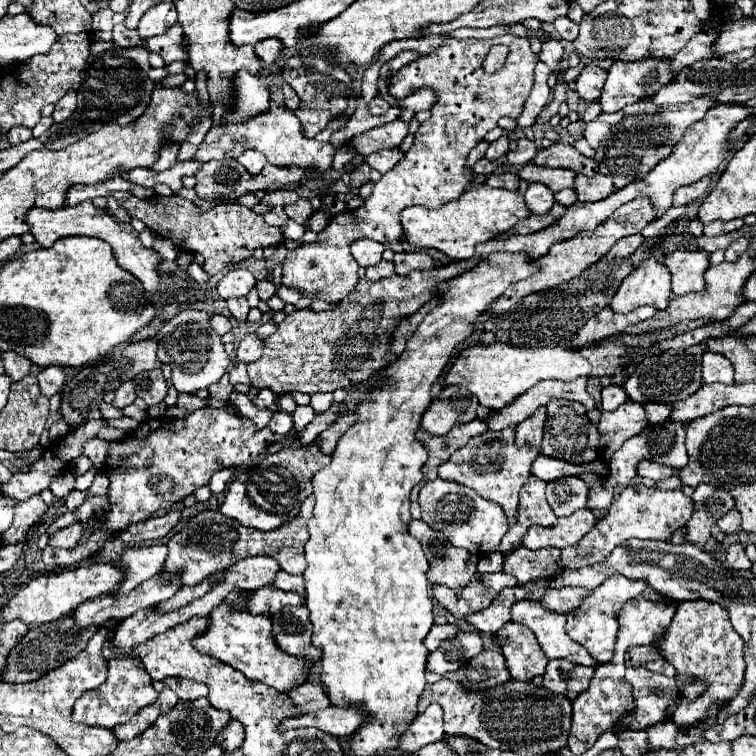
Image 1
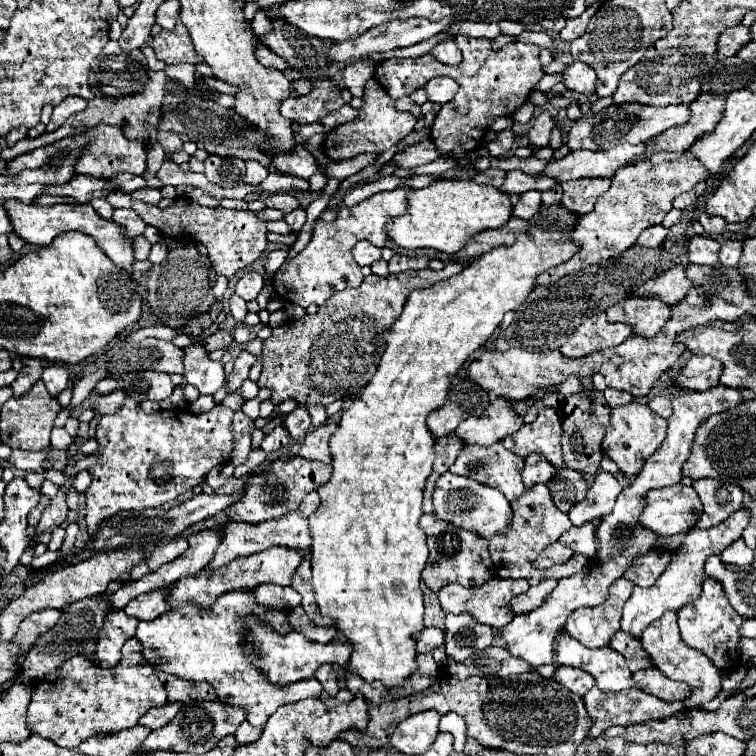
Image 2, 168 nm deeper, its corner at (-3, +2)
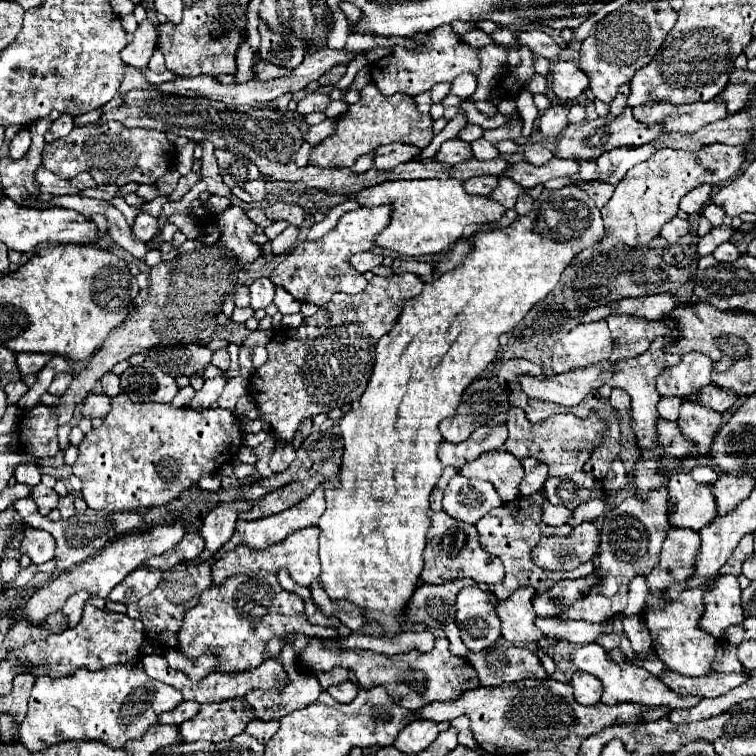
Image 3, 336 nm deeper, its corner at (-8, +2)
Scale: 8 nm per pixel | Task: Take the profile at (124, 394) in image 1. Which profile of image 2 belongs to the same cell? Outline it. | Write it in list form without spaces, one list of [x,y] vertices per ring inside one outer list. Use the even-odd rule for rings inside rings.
[[[117,388],[115,392],[111,392],[111,394],[107,394],[107,396],[95,396],[93,402],[91,402],[91,406],[93,406],[99,414],[115,414],[117,410],[121,410],[125,398],[127,398],[127,392],[121,390],[121,388]]]

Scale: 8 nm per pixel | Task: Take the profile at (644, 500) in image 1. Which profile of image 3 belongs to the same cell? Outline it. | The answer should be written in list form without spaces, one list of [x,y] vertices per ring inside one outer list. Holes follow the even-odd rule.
[[[674,472],[674,476],[670,476],[668,488],[670,502],[674,502],[670,512],[672,526],[698,532],[716,518],[712,484],[698,484],[690,474]]]

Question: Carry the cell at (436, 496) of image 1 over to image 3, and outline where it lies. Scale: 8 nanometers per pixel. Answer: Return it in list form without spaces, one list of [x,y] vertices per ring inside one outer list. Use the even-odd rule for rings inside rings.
[[[456,474],[444,490],[444,512],[456,520],[476,524],[486,512],[500,506],[502,500],[486,480],[470,480]]]

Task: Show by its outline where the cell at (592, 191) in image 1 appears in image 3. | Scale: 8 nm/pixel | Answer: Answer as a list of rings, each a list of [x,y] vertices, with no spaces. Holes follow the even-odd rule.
[[[592,182],[592,184],[578,184],[584,192],[588,192],[588,196],[596,202],[598,208],[602,208],[610,198],[612,198],[612,192],[614,192],[614,186],[612,184],[604,184],[604,182]]]

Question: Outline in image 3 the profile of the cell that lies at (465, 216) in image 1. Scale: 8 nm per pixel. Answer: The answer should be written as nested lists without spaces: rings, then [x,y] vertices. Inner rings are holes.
[[[388,180],[356,194],[350,194],[364,208],[374,208],[380,204],[392,206],[390,224],[374,238],[374,244],[384,250],[394,250],[406,256],[440,254],[452,248],[468,224],[488,224],[498,222],[506,212],[504,206],[486,198],[466,194],[460,180]]]

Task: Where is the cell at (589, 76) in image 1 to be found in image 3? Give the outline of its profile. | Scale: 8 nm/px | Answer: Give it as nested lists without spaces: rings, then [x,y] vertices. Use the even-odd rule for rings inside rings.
[[[554,62],[550,66],[550,88],[560,100],[574,100],[588,88],[588,76],[578,66]]]

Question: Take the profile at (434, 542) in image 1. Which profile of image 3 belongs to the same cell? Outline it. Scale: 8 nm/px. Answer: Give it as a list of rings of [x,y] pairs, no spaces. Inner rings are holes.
[[[428,512],[430,516],[430,530],[426,534],[426,548],[424,548],[424,570],[420,578],[430,584],[444,584],[452,578],[472,578],[478,584],[496,584],[504,580],[504,566],[500,558],[490,556],[478,544],[478,532],[474,524],[466,524],[460,520],[450,518],[446,512]]]

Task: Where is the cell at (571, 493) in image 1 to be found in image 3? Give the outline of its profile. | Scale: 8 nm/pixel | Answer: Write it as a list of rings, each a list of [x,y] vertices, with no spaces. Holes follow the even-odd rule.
[[[574,472],[566,478],[548,478],[544,484],[544,492],[552,504],[574,510],[578,504],[590,498],[594,486],[596,478],[590,472]]]

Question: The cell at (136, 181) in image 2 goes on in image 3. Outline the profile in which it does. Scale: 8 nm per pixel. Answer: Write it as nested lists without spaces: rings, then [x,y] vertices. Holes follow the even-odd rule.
[[[104,184],[104,186],[94,186],[94,188],[86,188],[86,190],[82,190],[80,192],[80,196],[86,196],[86,198],[96,198],[96,200],[106,200],[106,202],[110,202],[114,196],[116,196],[116,192],[118,192],[120,188],[118,186],[114,186],[114,184]]]

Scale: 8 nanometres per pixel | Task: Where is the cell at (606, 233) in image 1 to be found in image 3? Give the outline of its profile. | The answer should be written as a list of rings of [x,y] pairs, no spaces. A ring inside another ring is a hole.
[[[712,144],[704,146],[696,152],[684,152],[684,150],[670,150],[662,148],[652,158],[648,158],[642,164],[636,164],[632,170],[626,172],[626,176],[618,182],[614,196],[610,202],[602,208],[602,220],[606,228],[606,236],[600,240],[596,248],[586,248],[582,254],[578,254],[572,262],[572,266],[582,266],[590,256],[600,254],[616,244],[626,246],[638,246],[648,244],[652,238],[656,238],[666,222],[670,222],[676,212],[678,204],[684,194],[690,190],[706,184],[722,184],[728,178],[732,178],[742,162],[746,160],[746,148],[744,146],[724,146],[724,144]]]

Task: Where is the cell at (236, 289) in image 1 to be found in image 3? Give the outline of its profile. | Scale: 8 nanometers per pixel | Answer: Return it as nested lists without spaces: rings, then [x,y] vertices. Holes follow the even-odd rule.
[[[258,278],[250,284],[250,296],[252,296],[252,308],[266,308],[272,304],[274,300],[274,284],[270,282],[270,278]]]

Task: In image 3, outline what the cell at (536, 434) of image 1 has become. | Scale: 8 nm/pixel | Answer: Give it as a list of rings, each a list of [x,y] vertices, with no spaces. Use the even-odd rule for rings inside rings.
[[[512,408],[508,412],[508,440],[504,444],[504,450],[514,454],[516,458],[532,456],[548,466],[550,476],[568,476],[572,472],[582,470],[582,466],[588,462],[588,456],[592,456],[592,450],[600,446],[600,438],[604,436],[604,430],[608,428],[608,422],[600,418],[598,414],[588,414],[588,418],[576,418],[574,414],[552,414],[550,418],[534,424],[528,420],[522,408]]]

